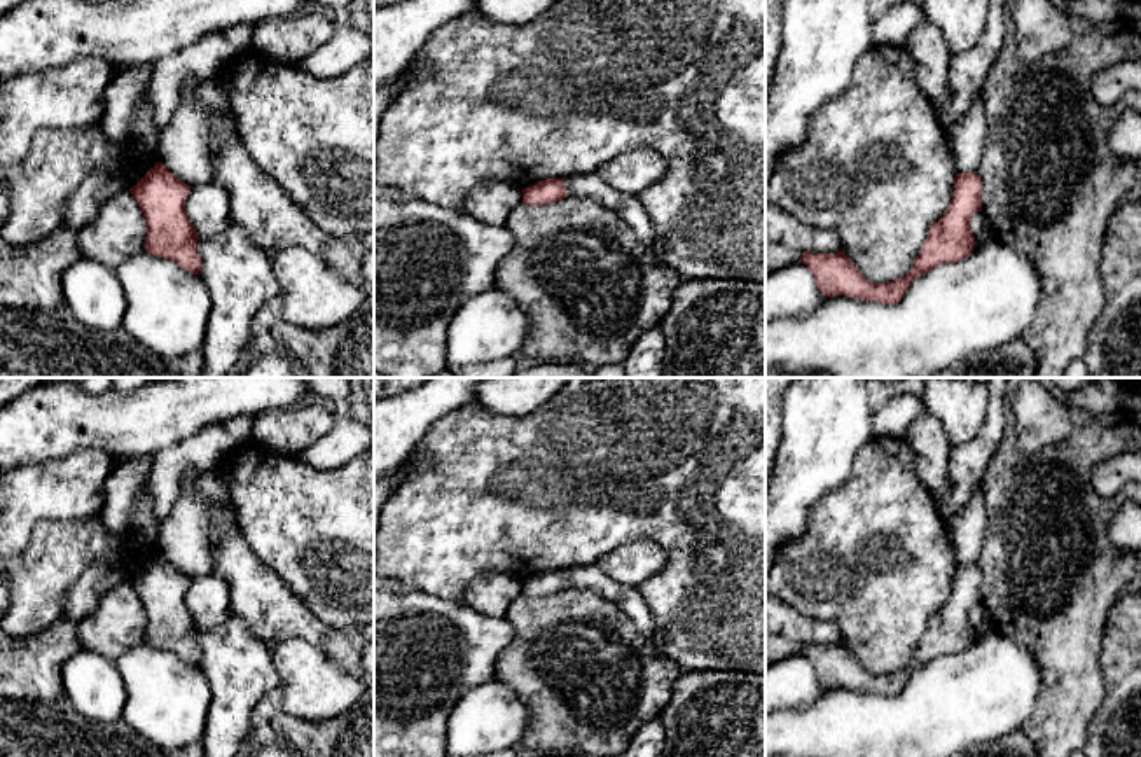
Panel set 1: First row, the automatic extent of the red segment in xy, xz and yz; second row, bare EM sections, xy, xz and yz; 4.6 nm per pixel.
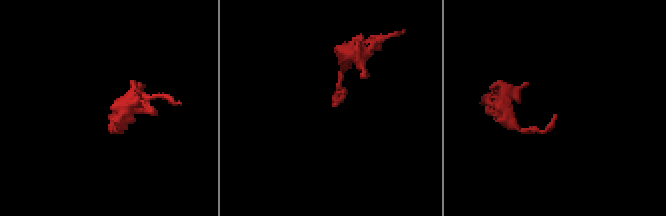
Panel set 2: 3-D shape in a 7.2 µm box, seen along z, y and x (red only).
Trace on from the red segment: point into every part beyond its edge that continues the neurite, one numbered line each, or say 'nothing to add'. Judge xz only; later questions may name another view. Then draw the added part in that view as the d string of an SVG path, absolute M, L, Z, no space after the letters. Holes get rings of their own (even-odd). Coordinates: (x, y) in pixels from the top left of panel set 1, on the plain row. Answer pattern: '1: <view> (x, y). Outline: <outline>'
nothing to add

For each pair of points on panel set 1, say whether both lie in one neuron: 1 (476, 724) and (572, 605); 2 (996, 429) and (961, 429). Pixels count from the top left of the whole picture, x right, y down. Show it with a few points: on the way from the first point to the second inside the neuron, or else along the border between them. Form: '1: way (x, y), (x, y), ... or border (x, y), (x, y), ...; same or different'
1: border (495, 677), (526, 707), (530, 719); different
2: border (989, 395), (981, 430), (972, 439), (953, 448); different

